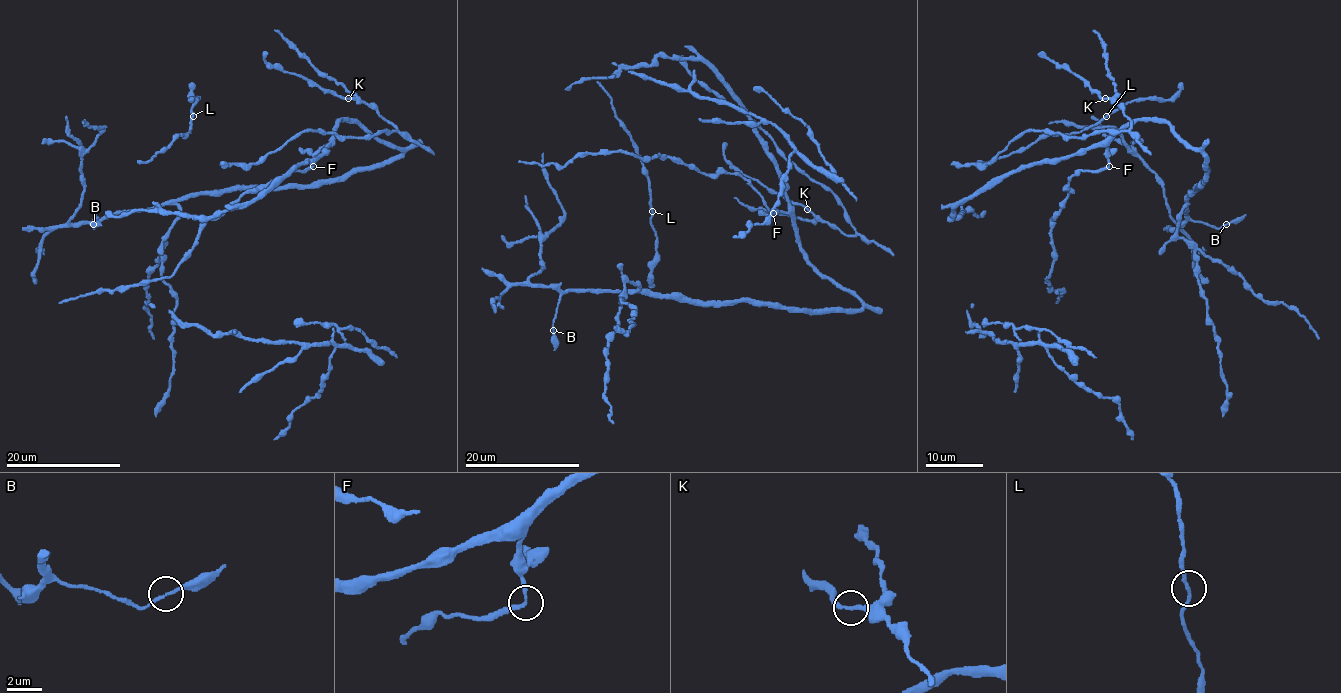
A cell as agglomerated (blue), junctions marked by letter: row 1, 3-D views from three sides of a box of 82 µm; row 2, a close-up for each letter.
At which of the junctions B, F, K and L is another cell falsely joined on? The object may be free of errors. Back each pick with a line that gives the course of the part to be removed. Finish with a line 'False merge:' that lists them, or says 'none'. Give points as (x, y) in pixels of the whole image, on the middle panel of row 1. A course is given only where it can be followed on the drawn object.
False merge: none

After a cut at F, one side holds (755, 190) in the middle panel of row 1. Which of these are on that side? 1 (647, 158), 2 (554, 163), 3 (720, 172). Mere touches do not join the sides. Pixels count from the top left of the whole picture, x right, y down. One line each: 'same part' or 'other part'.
1: same part
2: same part
3: same part

